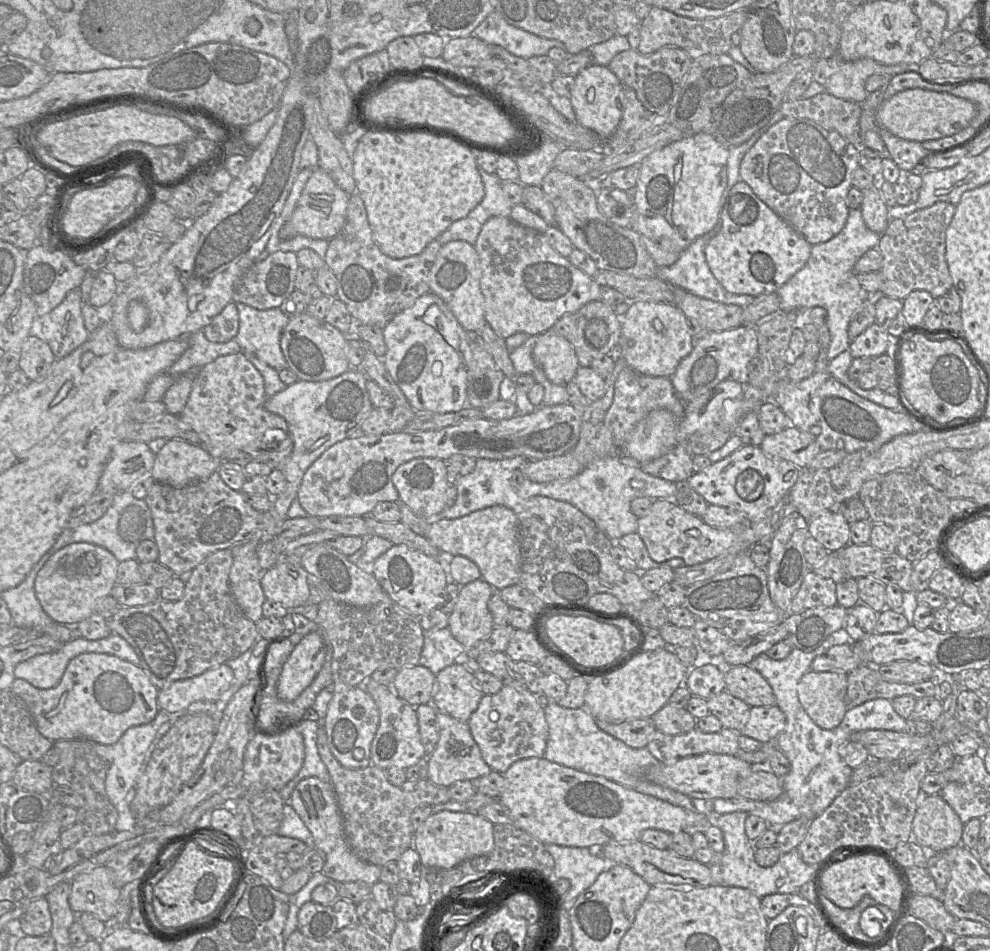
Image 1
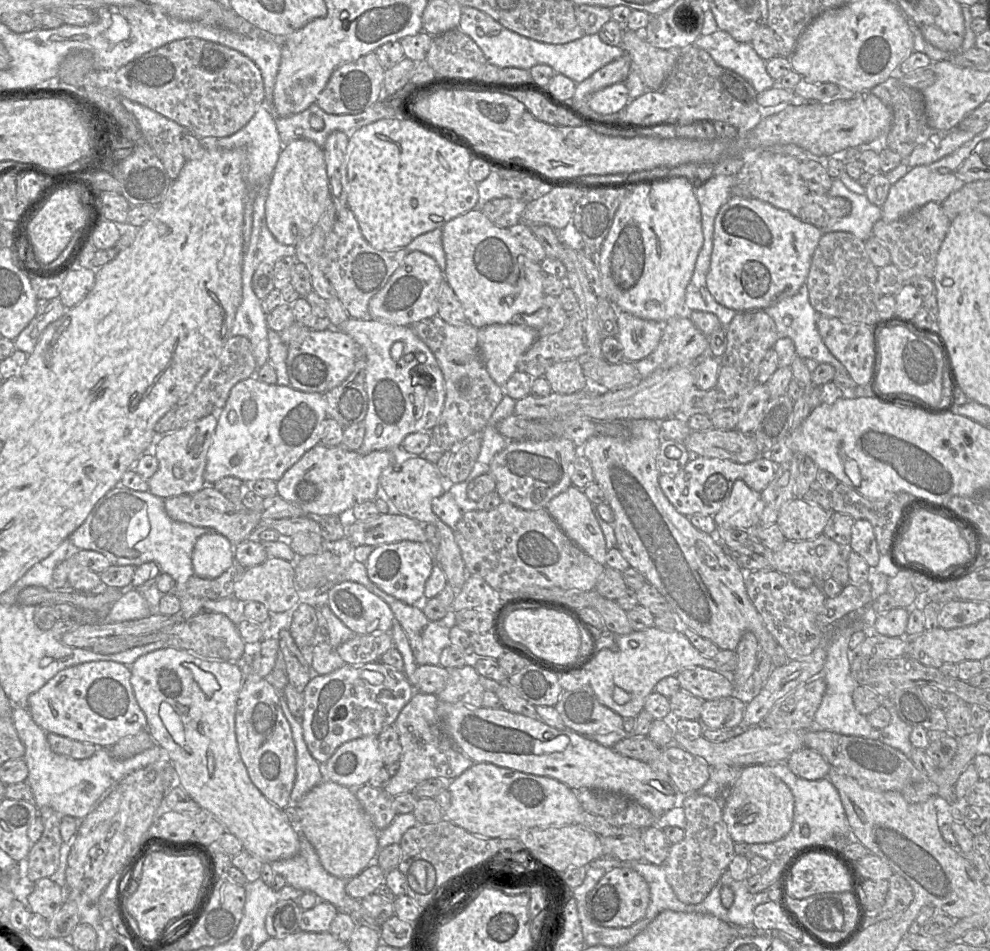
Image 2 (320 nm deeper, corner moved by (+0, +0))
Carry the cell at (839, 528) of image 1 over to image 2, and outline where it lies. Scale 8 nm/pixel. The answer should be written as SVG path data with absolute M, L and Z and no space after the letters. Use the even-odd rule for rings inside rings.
M795 497L781 508L776 524L788 541L812 540L823 534L829 516L830 511Z

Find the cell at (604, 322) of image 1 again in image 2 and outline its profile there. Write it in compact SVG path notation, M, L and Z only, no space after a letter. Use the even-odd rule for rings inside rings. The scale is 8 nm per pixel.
M545 295L543 306L532 314L517 314L510 323L527 325L537 330L539 337L559 333L568 319L557 296Z

